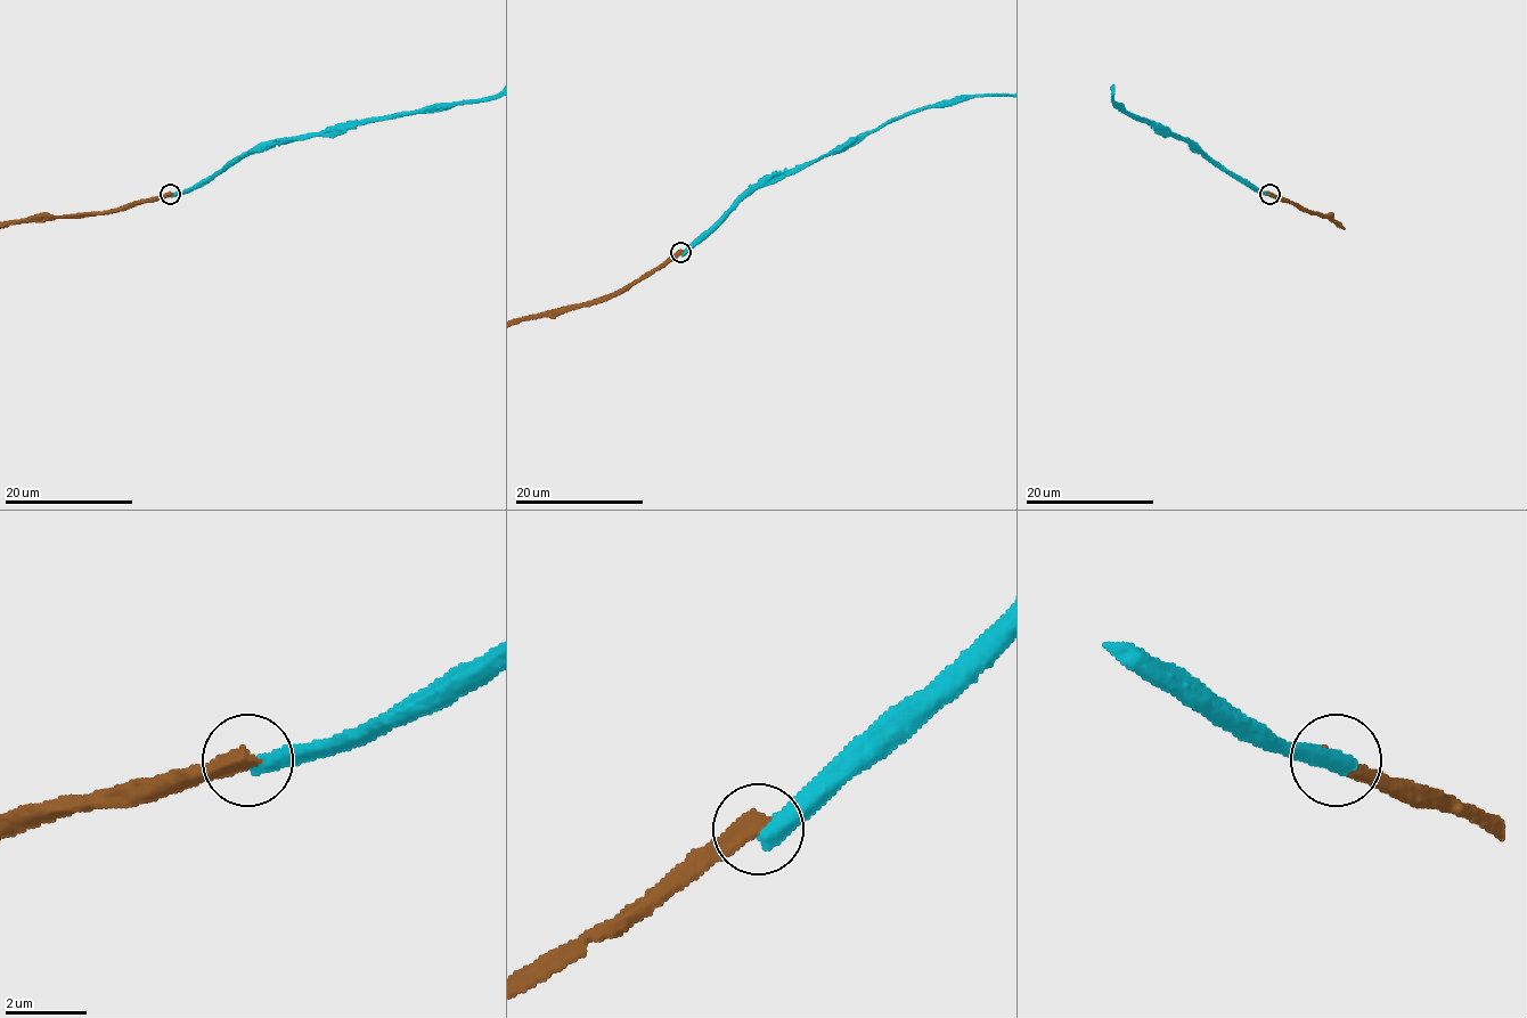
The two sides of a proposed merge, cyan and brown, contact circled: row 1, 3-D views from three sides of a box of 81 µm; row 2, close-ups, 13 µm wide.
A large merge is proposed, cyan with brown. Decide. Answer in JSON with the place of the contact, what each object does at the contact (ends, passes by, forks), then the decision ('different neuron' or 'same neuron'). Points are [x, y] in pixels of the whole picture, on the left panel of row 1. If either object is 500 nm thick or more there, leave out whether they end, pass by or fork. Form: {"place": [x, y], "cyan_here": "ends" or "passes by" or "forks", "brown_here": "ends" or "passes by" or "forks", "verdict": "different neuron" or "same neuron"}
{"place": [170, 194], "cyan_here": "ends", "brown_here": "ends", "verdict": "different neuron"}

